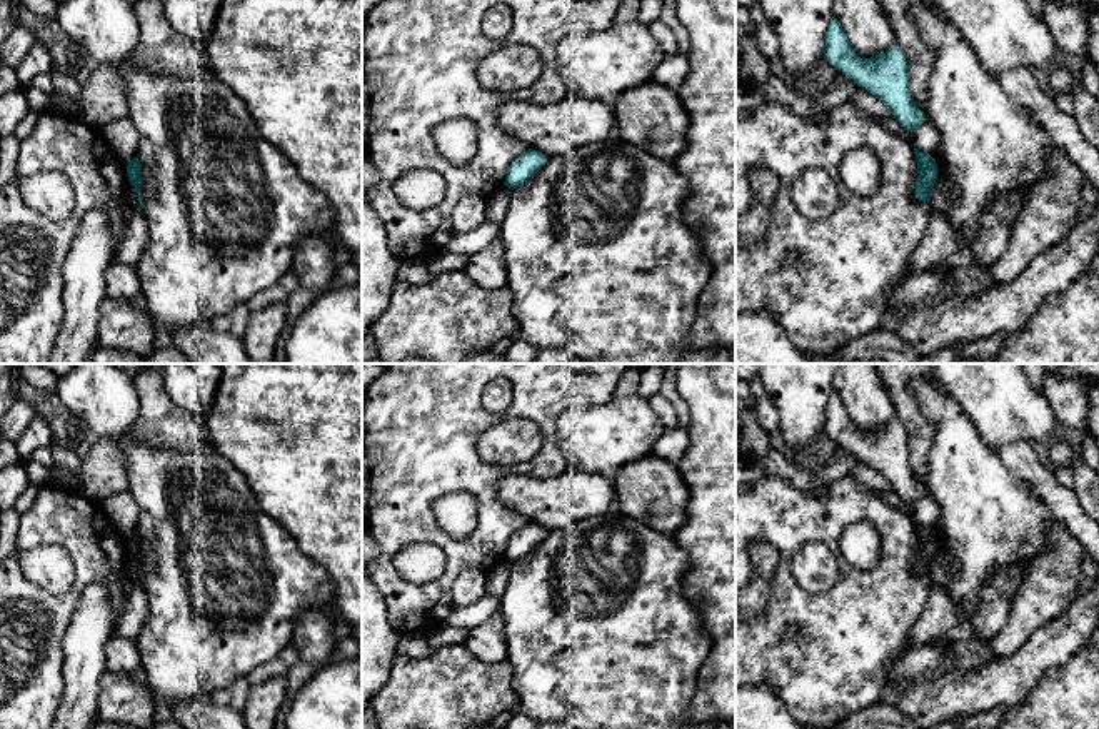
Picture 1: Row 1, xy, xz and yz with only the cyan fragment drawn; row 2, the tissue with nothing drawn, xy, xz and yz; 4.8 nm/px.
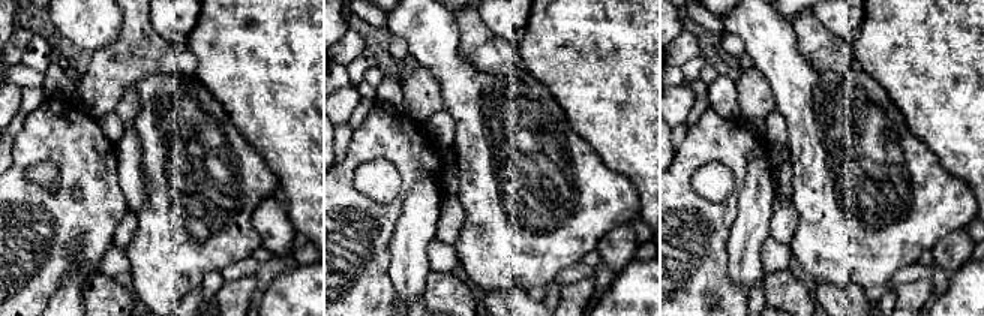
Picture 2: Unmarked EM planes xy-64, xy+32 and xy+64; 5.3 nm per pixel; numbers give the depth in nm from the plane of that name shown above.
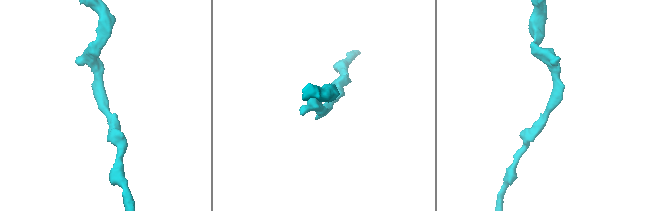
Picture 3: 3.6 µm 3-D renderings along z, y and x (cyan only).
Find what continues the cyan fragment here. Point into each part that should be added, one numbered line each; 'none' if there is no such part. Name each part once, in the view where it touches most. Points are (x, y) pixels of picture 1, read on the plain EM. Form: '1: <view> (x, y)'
none

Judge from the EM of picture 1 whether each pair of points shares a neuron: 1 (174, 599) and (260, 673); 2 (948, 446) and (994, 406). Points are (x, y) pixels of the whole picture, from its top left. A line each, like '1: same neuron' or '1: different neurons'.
1: different neurons
2: different neurons

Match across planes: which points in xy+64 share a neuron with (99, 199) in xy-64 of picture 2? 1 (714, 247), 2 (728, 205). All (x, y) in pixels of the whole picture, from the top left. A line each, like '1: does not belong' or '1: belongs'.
1: belongs
2: belongs

